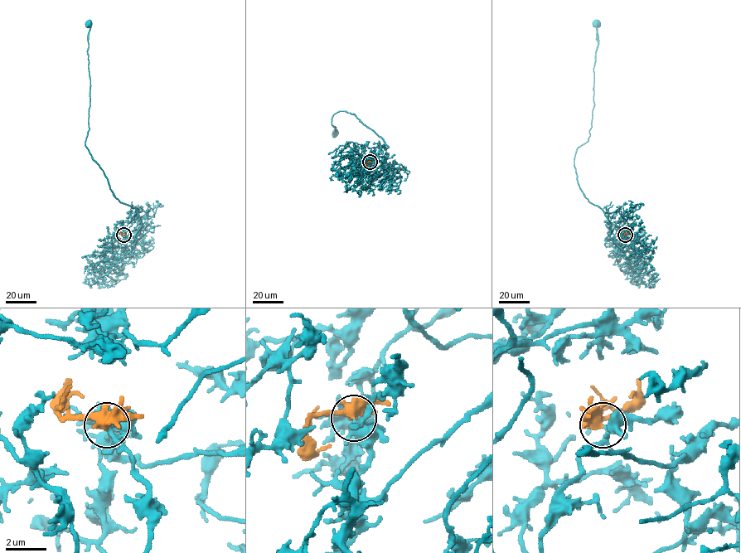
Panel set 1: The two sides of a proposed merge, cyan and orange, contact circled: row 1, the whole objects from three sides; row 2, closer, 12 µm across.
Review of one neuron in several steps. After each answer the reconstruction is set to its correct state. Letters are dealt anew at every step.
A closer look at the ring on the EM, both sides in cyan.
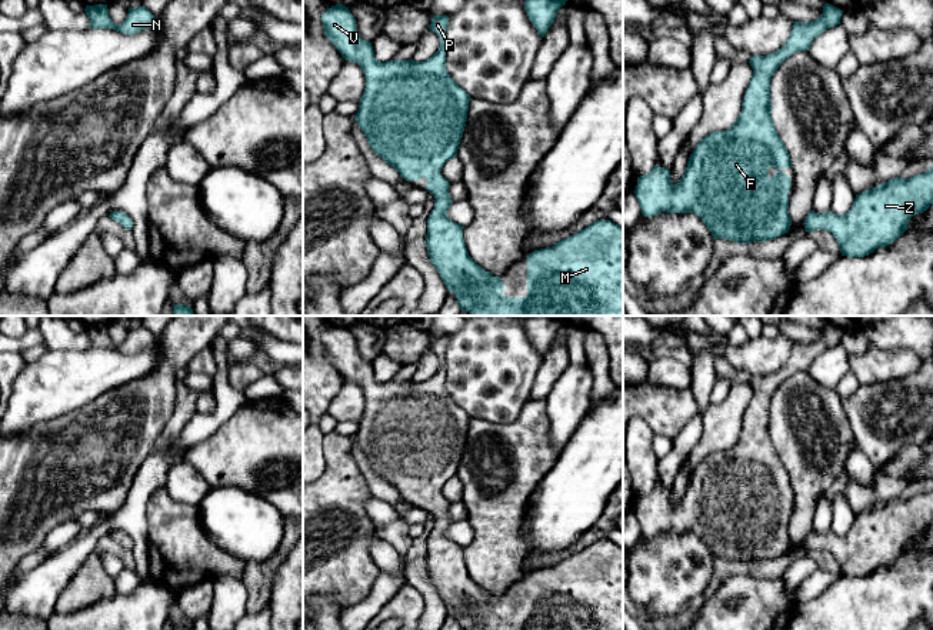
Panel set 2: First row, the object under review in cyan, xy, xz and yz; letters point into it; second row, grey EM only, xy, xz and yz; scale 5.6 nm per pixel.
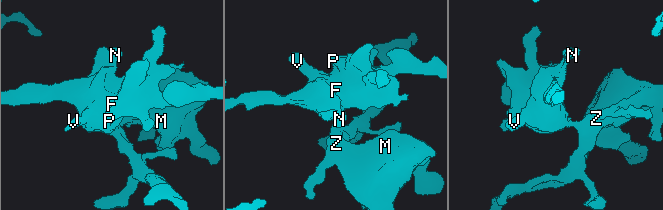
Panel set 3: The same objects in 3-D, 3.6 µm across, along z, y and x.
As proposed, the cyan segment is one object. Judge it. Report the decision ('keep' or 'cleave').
keep

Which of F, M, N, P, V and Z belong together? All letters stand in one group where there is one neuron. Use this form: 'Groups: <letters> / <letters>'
Groups: F M N P V Z

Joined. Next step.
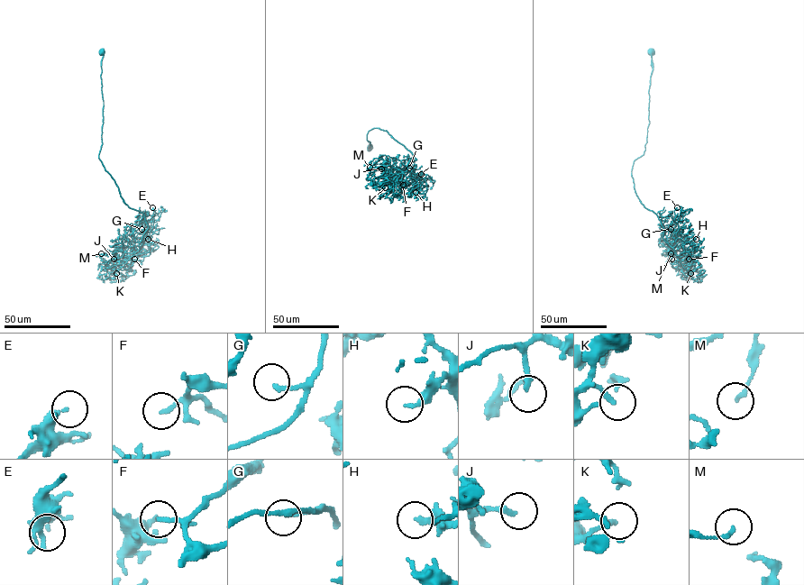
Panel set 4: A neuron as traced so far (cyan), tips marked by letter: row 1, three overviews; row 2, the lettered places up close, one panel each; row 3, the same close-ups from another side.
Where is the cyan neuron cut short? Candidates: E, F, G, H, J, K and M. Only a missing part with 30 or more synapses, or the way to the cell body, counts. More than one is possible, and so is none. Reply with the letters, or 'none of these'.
F, G, J

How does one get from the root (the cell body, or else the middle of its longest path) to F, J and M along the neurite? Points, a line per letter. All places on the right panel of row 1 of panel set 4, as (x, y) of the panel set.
F: (650, 51), (647, 142), (632, 177), (639, 201), (660, 221), (663, 239), (689, 259)
J: (650, 51), (647, 142), (632, 177), (639, 201), (656, 214), (674, 251), (671, 259)
M: (650, 51), (647, 142), (632, 177), (639, 201), (656, 214), (675, 251), (662, 254), (671, 253)

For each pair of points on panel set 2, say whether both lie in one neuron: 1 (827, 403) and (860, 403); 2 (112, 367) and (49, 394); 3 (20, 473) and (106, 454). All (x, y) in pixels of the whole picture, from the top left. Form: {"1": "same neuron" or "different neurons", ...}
{"1": "different neurons", "2": "same neuron", "3": "same neuron"}

